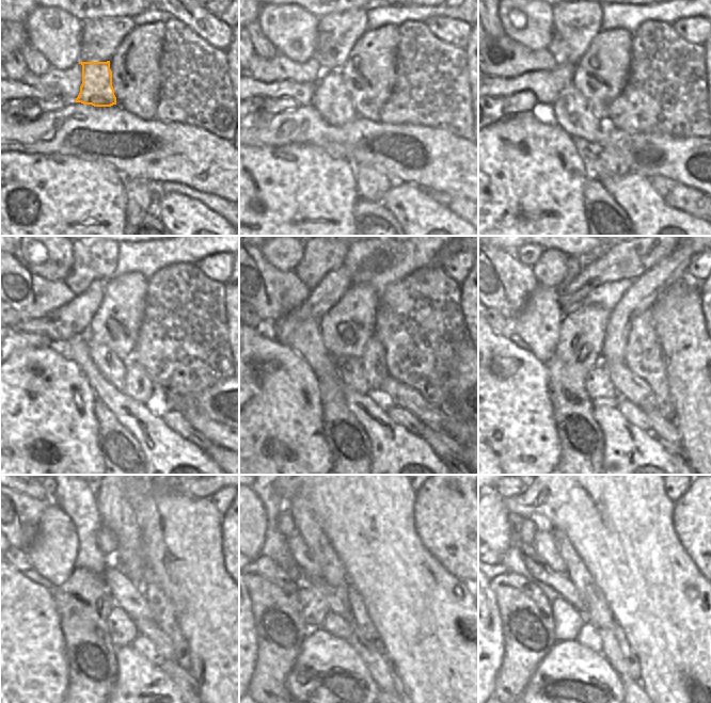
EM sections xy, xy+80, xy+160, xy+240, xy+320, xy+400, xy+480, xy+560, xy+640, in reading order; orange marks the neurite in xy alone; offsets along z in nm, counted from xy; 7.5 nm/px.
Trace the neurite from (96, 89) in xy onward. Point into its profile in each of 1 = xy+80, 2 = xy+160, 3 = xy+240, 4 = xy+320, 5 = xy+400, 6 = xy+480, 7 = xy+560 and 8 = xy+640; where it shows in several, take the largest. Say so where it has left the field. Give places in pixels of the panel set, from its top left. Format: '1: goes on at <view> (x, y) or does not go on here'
1: goes on at xy+80 (331, 98)
2: goes on at xy+160 (571, 110)
3: goes on at xy+240 (112, 368)
4: goes on at xy+320 (350, 369)
5: goes on at xy+400 (598, 383)
6: goes on at xy+480 (122, 627)
7: goes on at xy+560 (342, 627)
8: goes on at xy+640 (587, 636)

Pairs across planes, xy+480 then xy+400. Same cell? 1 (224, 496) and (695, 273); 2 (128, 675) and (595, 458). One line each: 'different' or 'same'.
1: same
2: different

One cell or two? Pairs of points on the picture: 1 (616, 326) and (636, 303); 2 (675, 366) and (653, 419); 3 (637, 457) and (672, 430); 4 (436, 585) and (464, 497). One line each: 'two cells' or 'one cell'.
1: one cell
2: two cells
3: two cells
4: two cells

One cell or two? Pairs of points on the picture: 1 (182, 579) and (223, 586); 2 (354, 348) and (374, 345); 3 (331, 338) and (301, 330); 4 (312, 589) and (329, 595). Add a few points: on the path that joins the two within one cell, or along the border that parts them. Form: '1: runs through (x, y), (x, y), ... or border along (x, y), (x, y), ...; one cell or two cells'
1: runs through (192, 579), (201, 586), (212, 586); one cell
2: border along (374, 334), (368, 340), (361, 357); two cells
3: border along (321, 338), (333, 360); two cells
4: border along (317, 584), (317, 589), (324, 598); two cells

